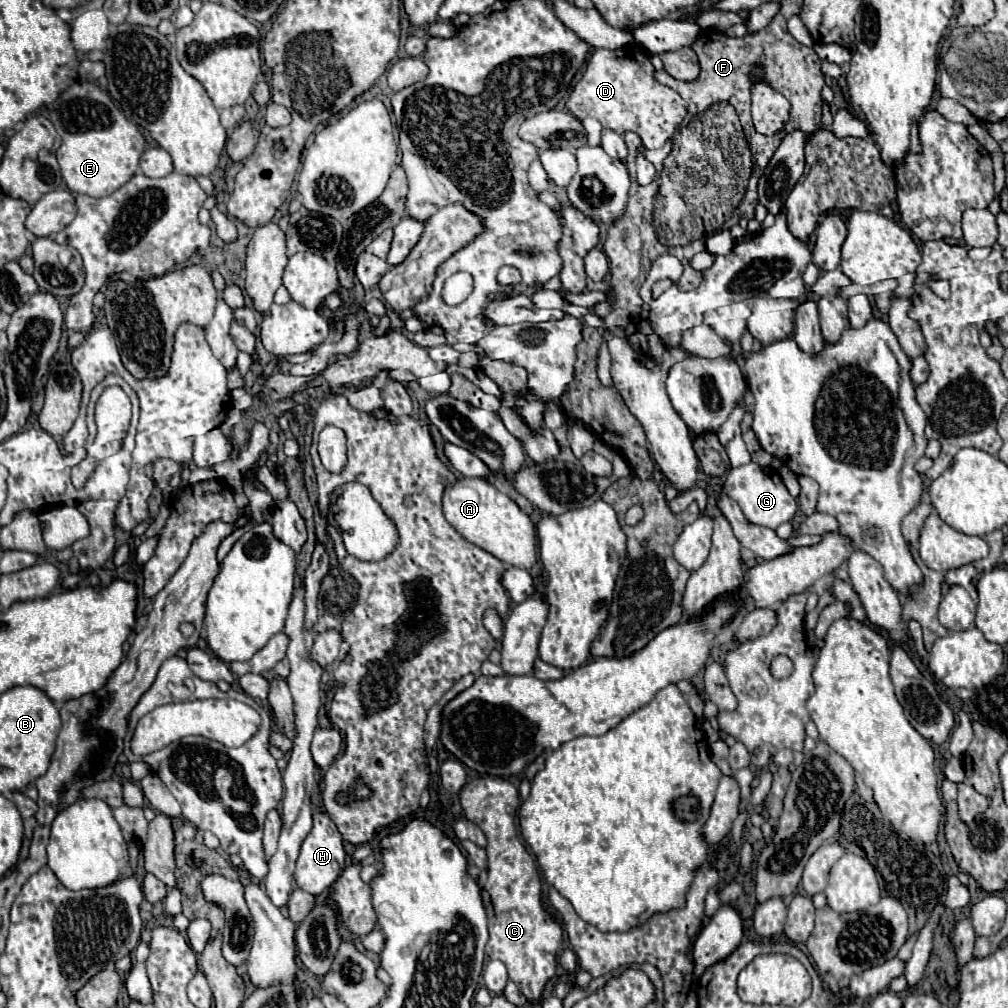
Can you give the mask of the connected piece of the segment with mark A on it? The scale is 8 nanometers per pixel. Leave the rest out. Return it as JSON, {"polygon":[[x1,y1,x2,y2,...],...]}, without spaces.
{"polygon":[[461,477,449,485,443,493,443,515,465,541,495,555,507,567,531,569,537,563,535,525,509,495,501,493,487,479]]}

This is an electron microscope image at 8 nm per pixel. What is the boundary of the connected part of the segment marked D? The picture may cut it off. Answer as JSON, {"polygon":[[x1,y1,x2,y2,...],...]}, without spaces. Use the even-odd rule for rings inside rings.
{"polygon":[[639,43,615,51,593,49,589,53,585,73,575,83,565,105,581,121,585,117,595,117,605,129,619,135,633,131,641,137,643,147,659,149,683,123,687,105,677,91,661,85,653,73,655,69,649,61,649,53]]}

